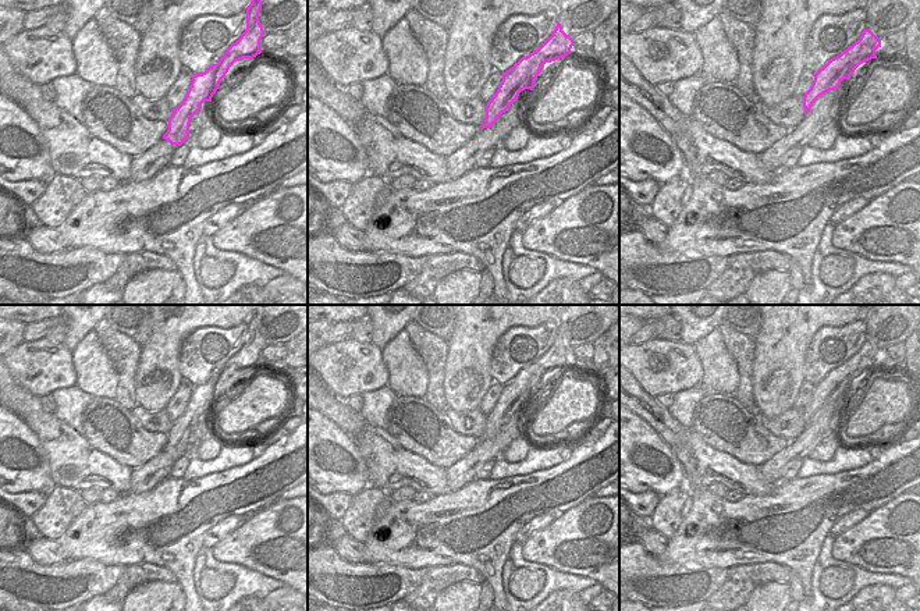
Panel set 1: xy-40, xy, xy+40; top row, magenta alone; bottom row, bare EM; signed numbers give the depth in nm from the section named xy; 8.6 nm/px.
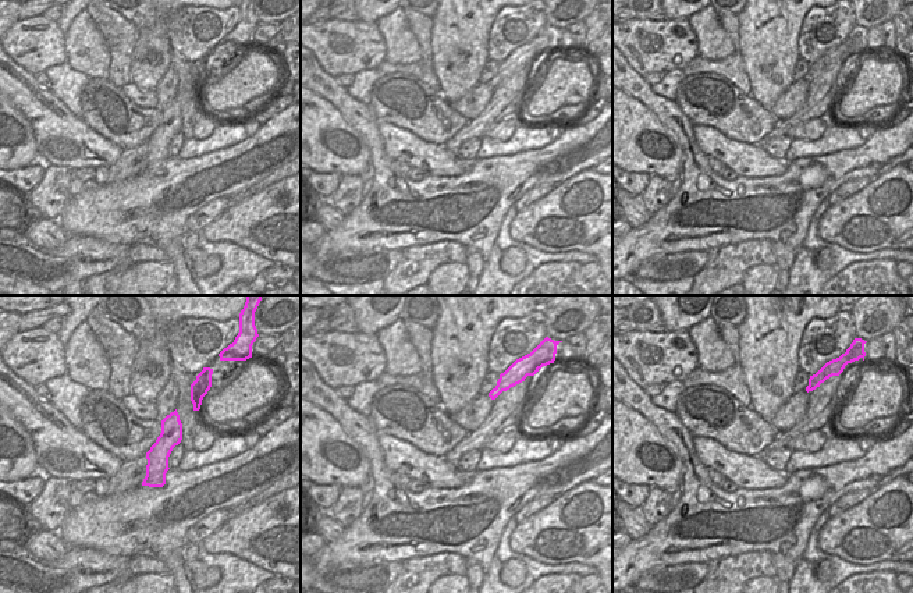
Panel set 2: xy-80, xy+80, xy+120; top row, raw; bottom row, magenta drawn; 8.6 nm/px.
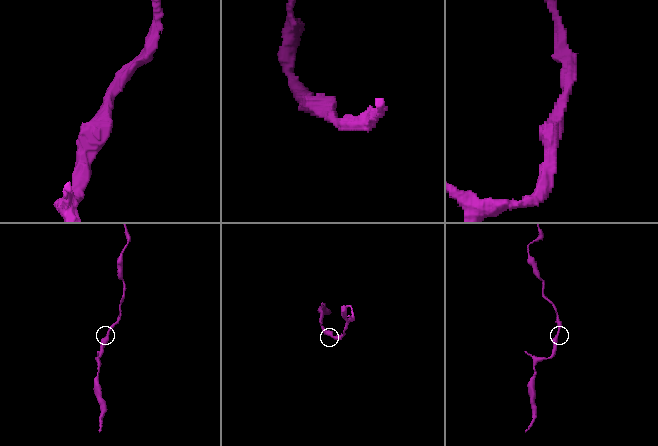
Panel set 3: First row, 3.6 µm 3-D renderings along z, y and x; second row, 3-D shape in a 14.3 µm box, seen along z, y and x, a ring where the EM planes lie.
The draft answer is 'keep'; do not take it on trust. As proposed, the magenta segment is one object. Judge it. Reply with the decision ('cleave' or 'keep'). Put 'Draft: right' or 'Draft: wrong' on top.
Draft: right
keep

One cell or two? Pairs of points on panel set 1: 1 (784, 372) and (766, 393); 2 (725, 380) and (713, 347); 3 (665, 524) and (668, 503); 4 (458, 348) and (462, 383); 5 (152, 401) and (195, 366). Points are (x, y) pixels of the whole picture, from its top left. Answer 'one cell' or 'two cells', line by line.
1: one cell
2: one cell
3: one cell
4: one cell
5: two cells

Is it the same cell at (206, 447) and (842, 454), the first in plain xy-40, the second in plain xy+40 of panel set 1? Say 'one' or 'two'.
two

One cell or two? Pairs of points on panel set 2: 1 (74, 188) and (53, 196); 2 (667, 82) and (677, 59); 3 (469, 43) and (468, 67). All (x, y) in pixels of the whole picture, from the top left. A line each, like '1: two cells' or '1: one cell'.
1: two cells
2: two cells
3: one cell

